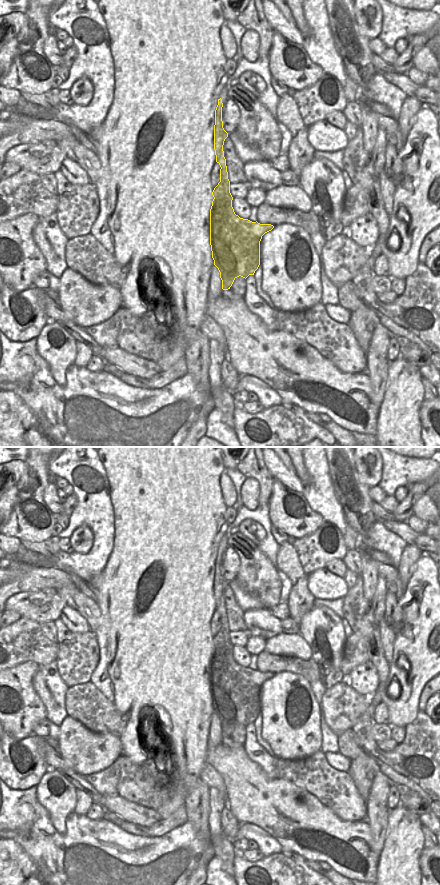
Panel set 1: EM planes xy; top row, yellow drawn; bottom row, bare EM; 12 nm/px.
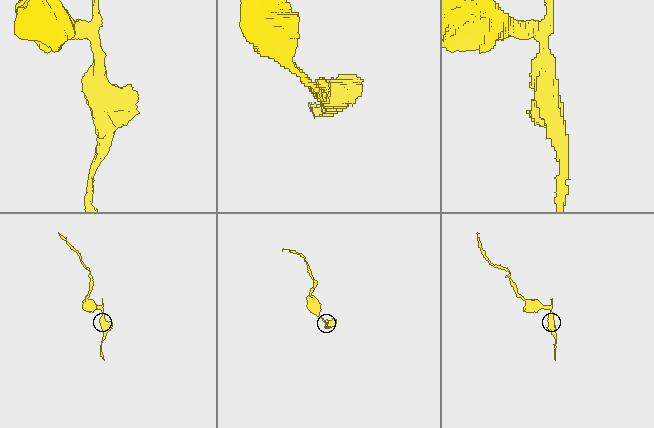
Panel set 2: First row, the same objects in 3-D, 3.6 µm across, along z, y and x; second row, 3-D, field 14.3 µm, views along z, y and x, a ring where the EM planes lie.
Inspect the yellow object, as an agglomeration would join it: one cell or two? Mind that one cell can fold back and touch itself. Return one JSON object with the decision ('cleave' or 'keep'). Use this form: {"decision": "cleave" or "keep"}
{"decision": "cleave"}

